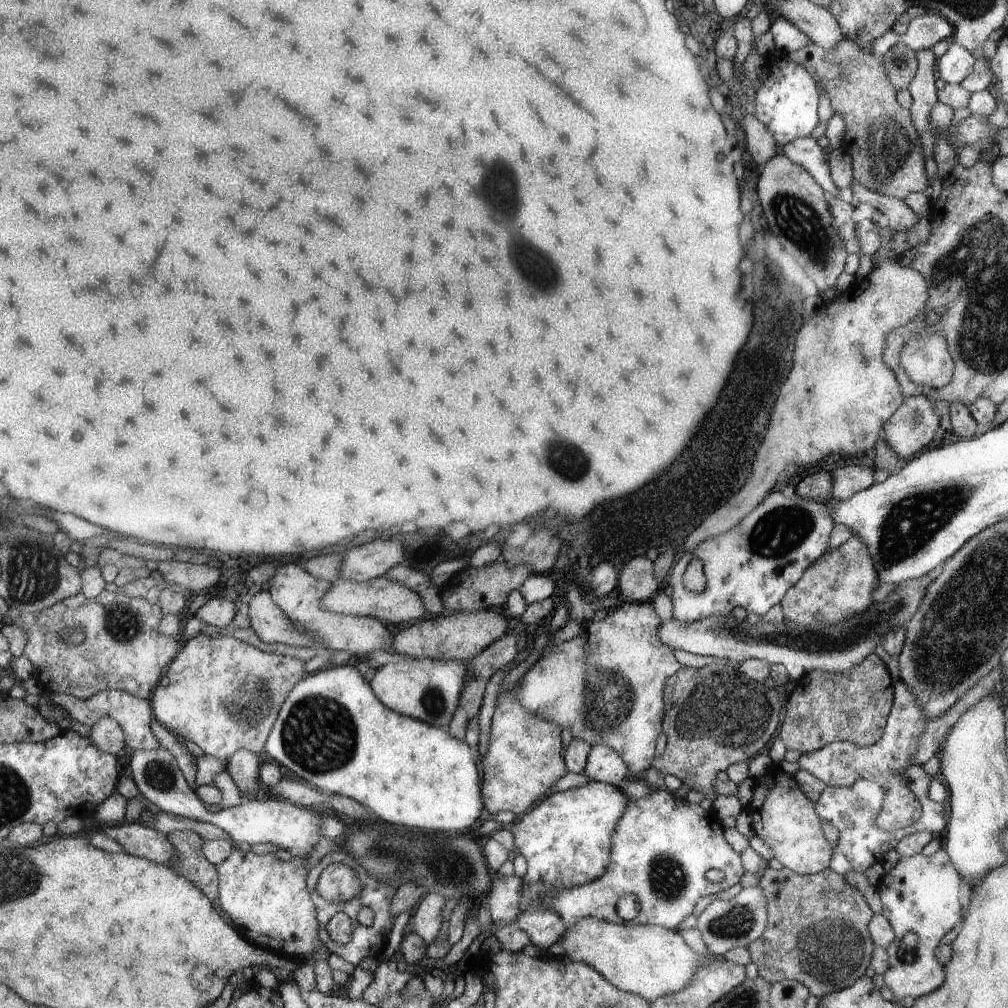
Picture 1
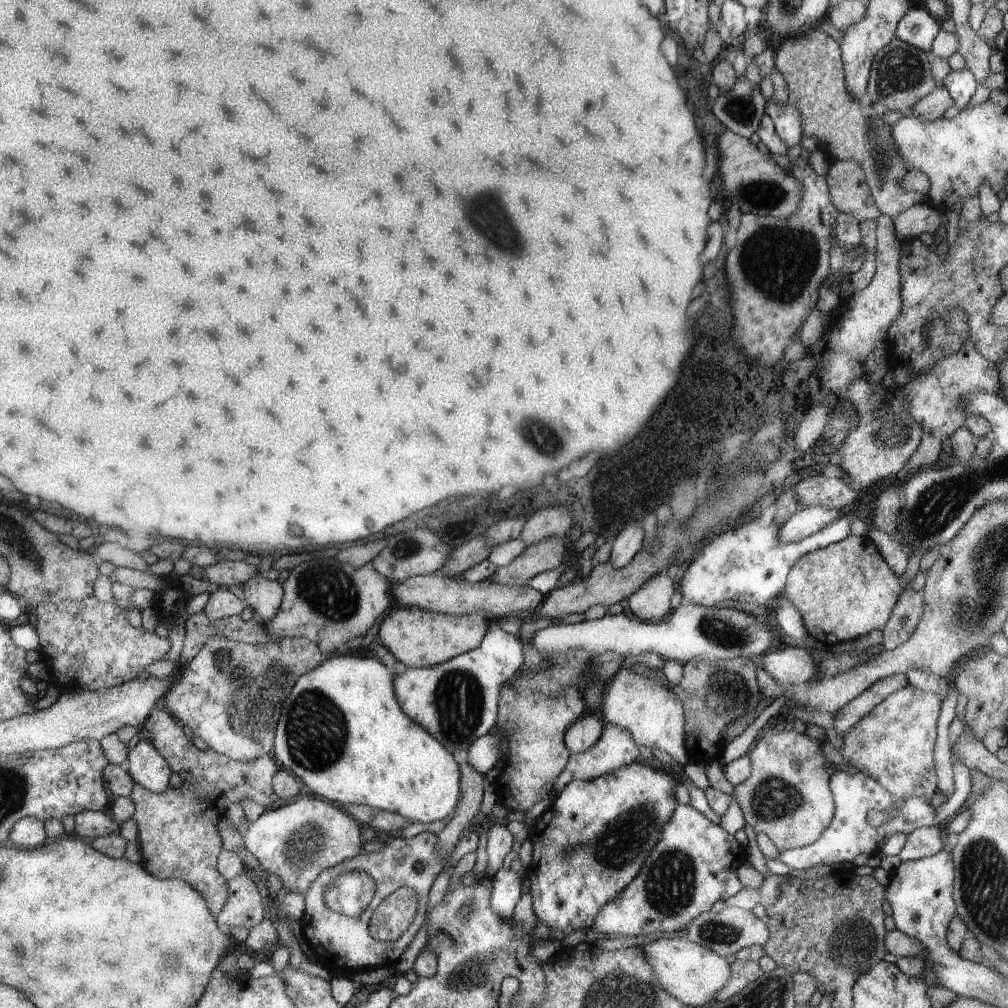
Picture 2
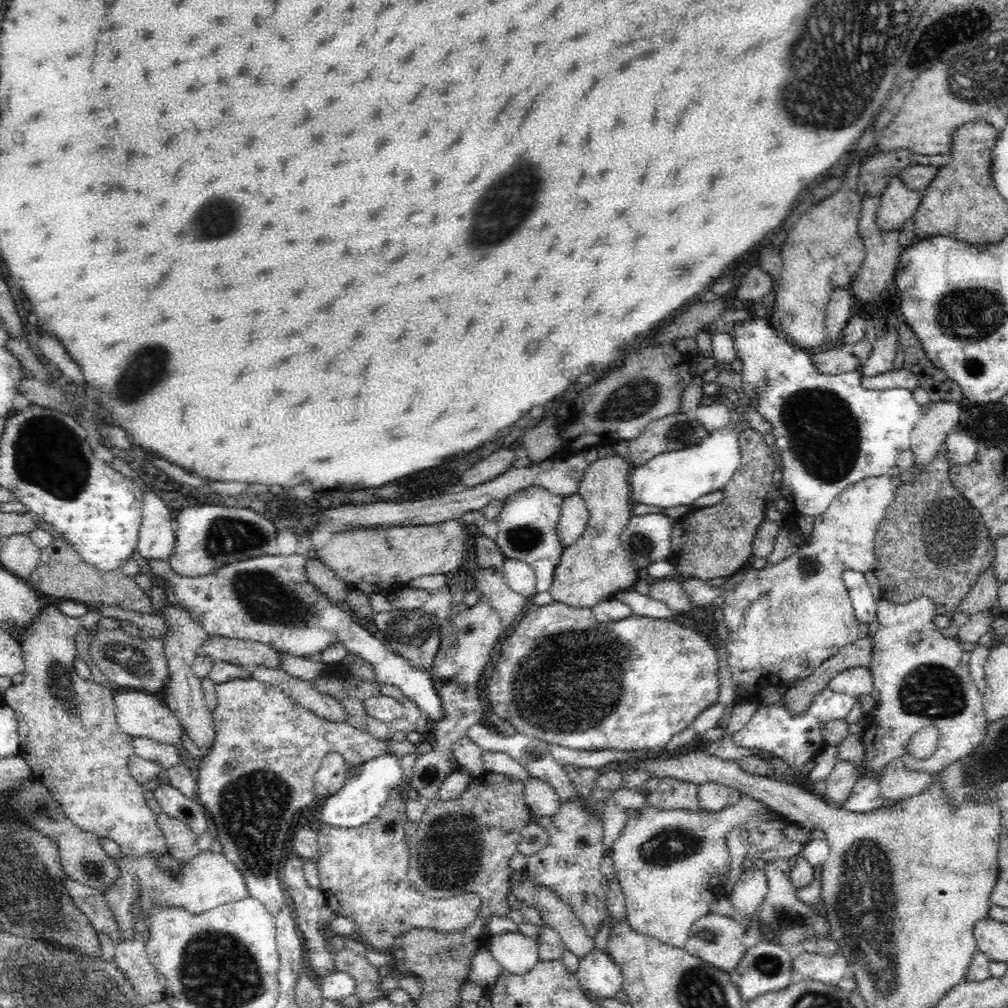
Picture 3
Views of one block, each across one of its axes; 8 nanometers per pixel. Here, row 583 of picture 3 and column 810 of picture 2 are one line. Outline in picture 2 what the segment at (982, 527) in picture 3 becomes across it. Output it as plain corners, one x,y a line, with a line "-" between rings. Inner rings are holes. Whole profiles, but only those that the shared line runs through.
831,870
817,880
785,876
777,890
775,902
765,910
769,928
769,940
763,946
765,956
791,976
805,972
815,978
821,996
831,996
839,1004
847,1002
855,980
885,956
883,940
887,932
883,928
885,914
881,912
885,886
873,876

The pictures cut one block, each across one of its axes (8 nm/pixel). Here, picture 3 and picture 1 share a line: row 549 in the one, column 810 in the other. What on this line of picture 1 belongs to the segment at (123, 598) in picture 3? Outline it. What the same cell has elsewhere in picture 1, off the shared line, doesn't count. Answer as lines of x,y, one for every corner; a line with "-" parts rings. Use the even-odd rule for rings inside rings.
849,38
841,40
831,50
809,44
787,56
805,66
815,82
823,82
823,88
831,98
831,108
843,118
843,150
853,160
853,182
897,200
903,200
907,194
923,194
929,182
923,168
925,154
919,142
919,132
913,126
911,110
899,106
895,100
897,88
893,88
893,82
885,72
883,58
859,52
857,44

